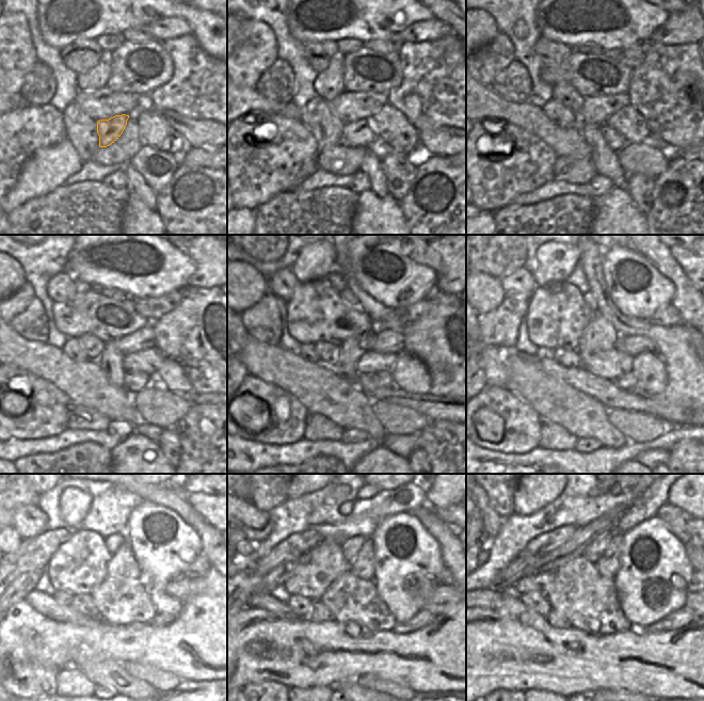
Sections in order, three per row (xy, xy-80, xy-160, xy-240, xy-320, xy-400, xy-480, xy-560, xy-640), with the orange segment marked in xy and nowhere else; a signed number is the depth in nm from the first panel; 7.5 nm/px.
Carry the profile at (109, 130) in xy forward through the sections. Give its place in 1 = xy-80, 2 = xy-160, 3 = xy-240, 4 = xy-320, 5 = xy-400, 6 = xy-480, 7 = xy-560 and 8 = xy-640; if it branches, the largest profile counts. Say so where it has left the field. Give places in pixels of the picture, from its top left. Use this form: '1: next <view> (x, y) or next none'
1: next xy-80 (358, 133)
2: next xy-160 (614, 141)
3: next xy-240 (134, 381)
4: next xy-320 (368, 382)
5: next xy-400 (628, 381)
6: next xy-480 (159, 620)
7: next xy-560 (422, 618)
8: next xy-640 (678, 619)

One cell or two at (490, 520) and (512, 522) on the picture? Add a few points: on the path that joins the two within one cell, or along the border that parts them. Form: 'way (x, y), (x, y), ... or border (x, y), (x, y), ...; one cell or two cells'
border (504, 518), (501, 529), (490, 540); two cells

